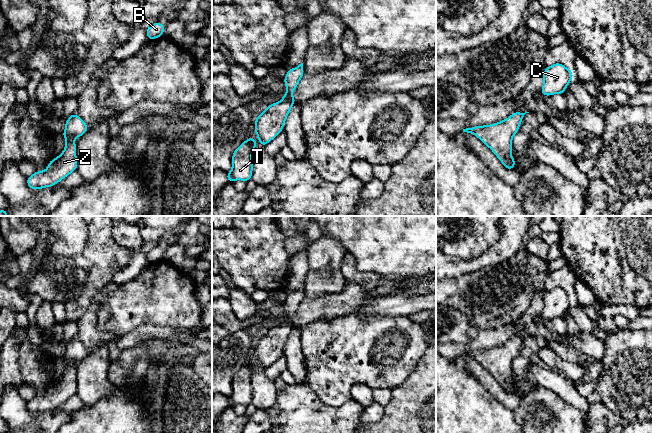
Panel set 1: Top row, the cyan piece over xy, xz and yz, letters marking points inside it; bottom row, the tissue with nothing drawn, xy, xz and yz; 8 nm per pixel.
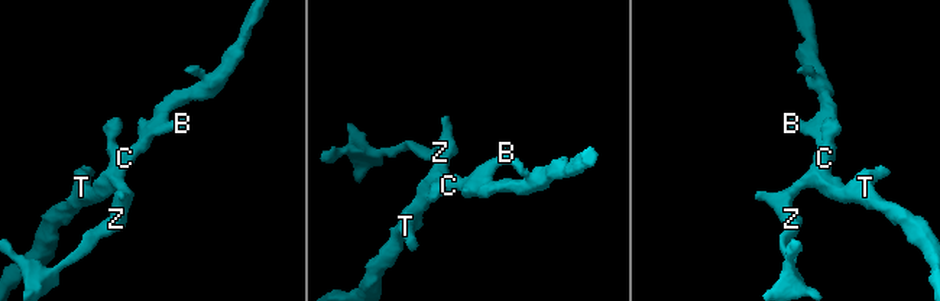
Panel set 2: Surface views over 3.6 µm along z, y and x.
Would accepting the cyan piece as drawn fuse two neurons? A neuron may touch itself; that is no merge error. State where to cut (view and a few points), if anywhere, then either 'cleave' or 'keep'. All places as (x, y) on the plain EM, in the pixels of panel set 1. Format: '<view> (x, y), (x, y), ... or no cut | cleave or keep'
no cut | keep

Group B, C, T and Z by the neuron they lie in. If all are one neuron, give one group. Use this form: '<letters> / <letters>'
B C T Z

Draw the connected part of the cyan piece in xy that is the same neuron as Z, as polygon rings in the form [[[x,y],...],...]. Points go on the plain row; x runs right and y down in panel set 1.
[[[72,338],[65,346],[65,355],[62,357],[66,364],[63,376],[48,387],[44,395],[36,395],[27,401],[27,409],[30,413],[42,413],[56,409],[59,405],[67,401],[77,393],[78,385],[76,381],[76,369],[74,363],[81,361],[88,354],[88,349]]]

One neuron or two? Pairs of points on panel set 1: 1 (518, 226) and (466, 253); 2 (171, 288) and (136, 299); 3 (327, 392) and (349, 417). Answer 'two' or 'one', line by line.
1: two
2: one
3: two

